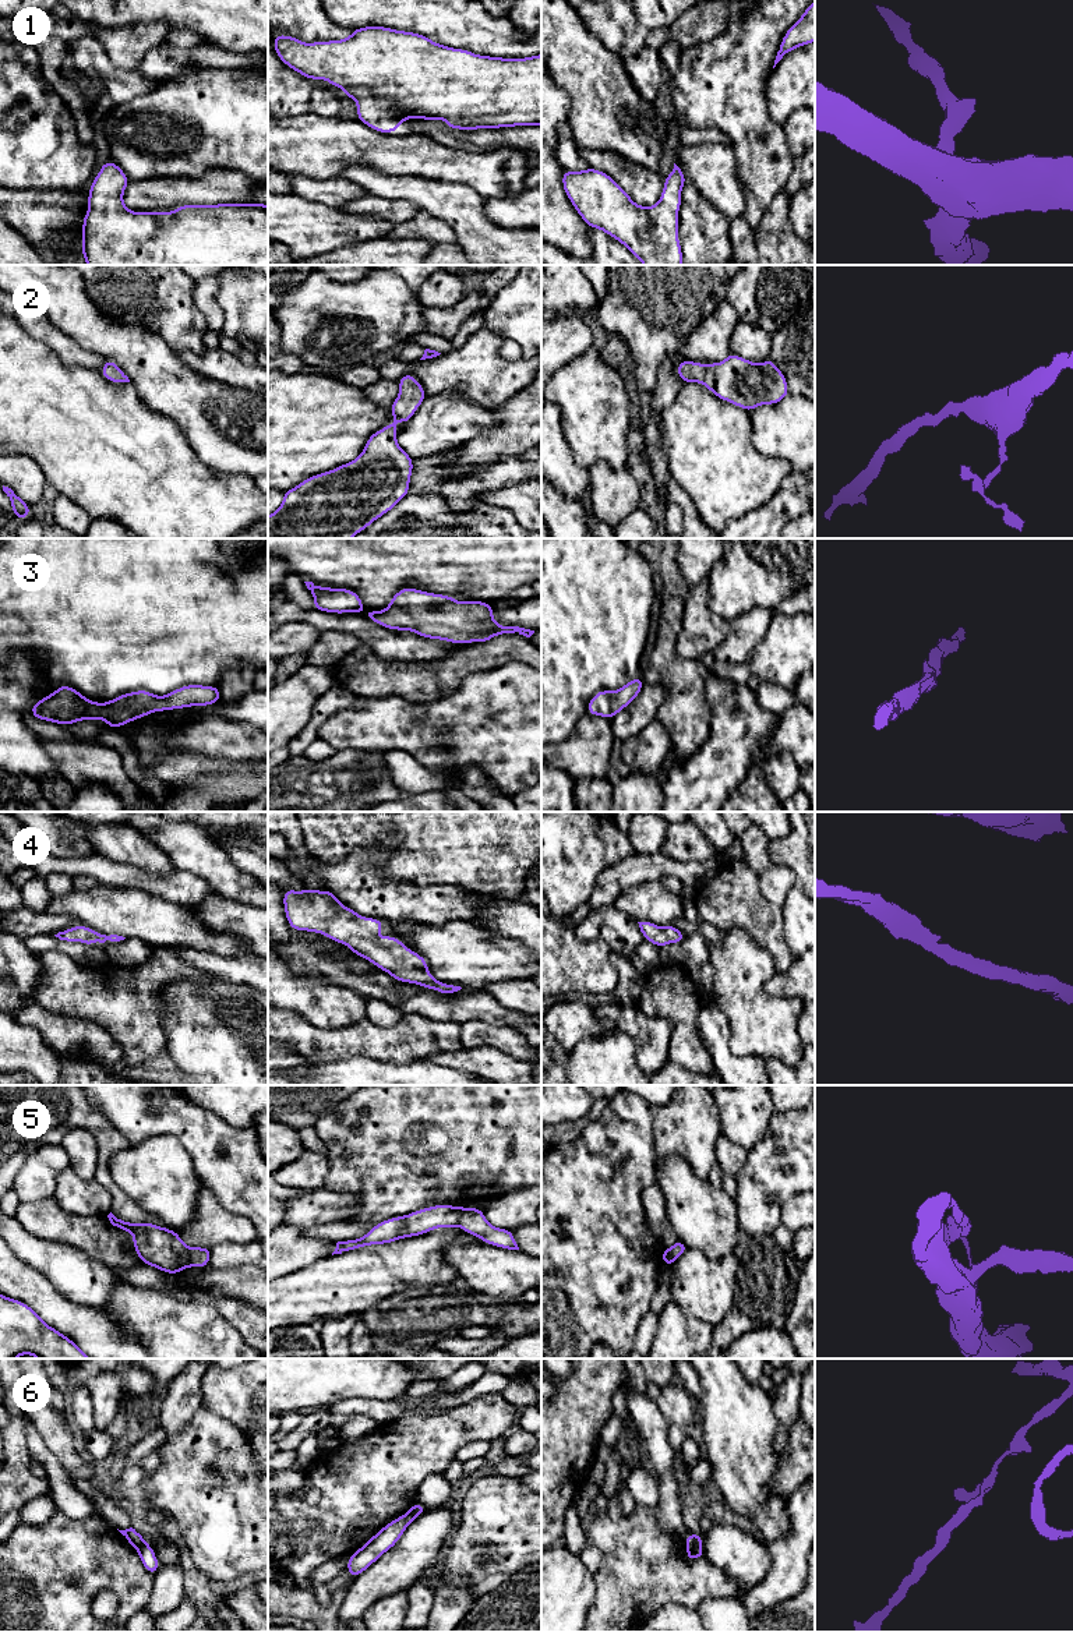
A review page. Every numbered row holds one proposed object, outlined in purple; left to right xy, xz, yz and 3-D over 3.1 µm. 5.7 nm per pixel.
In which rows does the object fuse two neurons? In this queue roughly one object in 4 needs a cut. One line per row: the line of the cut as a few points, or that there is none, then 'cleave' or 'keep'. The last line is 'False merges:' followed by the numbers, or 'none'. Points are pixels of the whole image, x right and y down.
1: no cut | keep
2: no cut | keep
3: no cut | keep
4: no cut | keep
5: xy (187, 1247), (190, 1265) | cleave
6: yz (687, 1546), (702, 1550) | cleave
False merges: 5, 6

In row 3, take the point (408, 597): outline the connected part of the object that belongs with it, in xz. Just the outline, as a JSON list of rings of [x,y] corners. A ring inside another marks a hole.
[[[304,583],[314,596],[314,610],[335,614],[361,612],[384,628],[412,630],[421,637],[467,644],[484,643],[502,633],[526,637],[534,633],[519,626],[500,625],[493,619],[493,605],[484,601],[456,601],[451,596],[405,587],[389,600],[387,610],[364,611],[363,601],[353,590]]]

